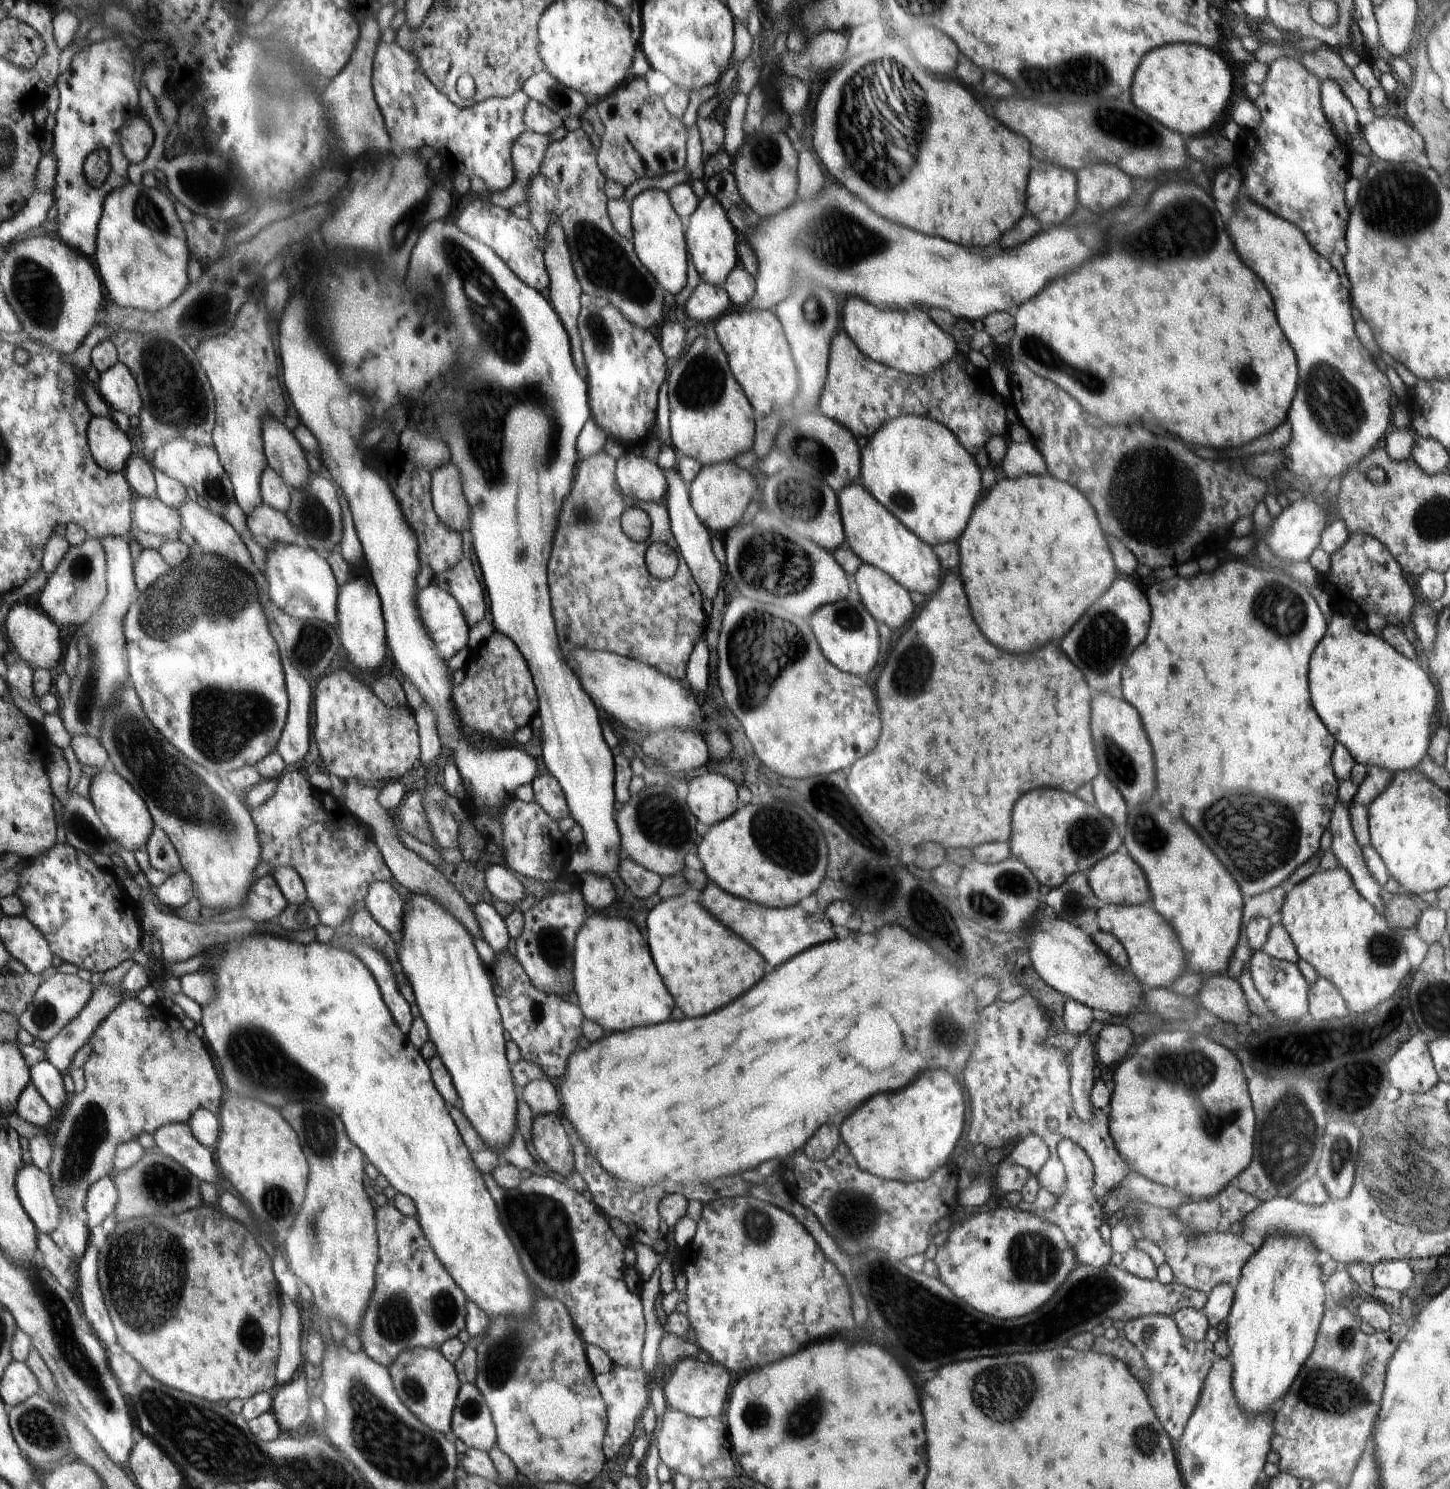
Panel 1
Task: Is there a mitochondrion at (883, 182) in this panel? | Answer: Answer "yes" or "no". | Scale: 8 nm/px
yes

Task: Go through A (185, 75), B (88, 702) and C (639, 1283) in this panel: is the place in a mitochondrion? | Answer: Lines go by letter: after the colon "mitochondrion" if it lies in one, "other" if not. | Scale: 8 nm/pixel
A: other
B: mitochondrion
C: other

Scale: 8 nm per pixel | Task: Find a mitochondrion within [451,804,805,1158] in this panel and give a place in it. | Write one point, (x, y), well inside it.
(553, 946)

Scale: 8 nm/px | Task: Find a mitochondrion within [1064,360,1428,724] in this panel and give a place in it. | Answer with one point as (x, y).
(1132, 504)

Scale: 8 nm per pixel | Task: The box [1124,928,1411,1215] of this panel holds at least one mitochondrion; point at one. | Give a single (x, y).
(1287, 1141)

